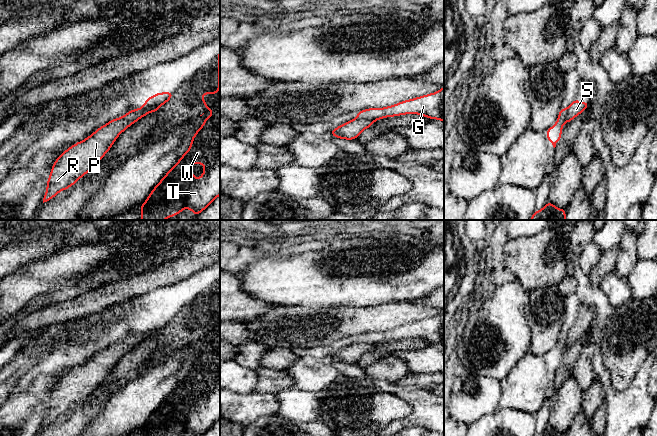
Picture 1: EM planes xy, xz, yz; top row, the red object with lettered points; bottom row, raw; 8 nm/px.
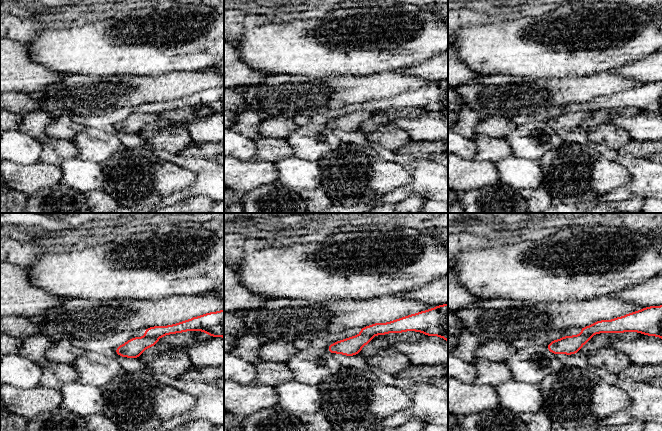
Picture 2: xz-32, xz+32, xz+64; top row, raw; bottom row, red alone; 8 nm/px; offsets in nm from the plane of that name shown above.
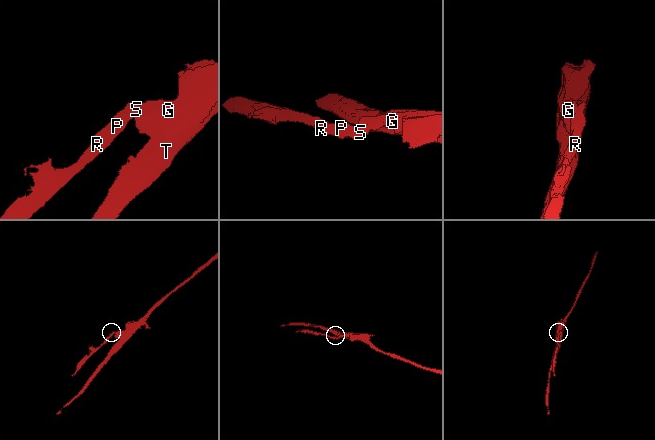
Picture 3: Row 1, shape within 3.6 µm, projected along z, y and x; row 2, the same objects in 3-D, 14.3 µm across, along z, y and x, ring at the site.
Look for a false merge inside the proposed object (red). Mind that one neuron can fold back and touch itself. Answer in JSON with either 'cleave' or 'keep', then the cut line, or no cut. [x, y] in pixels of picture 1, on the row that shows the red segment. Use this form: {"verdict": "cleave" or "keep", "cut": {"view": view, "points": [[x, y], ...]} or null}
{"verdict": "cleave", "cut": {"view": "xz", "points": [[357, 118], [373, 121]]}}

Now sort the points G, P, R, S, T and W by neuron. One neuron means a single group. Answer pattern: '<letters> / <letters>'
G T W / P R S

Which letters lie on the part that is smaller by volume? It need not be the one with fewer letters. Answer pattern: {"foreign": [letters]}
{"foreign": ["P", "R", "S"]}

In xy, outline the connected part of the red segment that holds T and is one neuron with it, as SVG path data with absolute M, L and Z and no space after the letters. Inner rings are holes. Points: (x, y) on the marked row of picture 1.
M220 50L218 51L218 91L203 92L201 99L206 111L213 111L210 117L204 119L203 125L193 135L189 149L182 155L178 162L171 168L160 182L150 192L146 201L140 206L141 220L165 220L178 215L185 208L189 208L195 215L204 211L220 195ZM191 164L204 164L204 172L196 181L196 174L190 173Z

